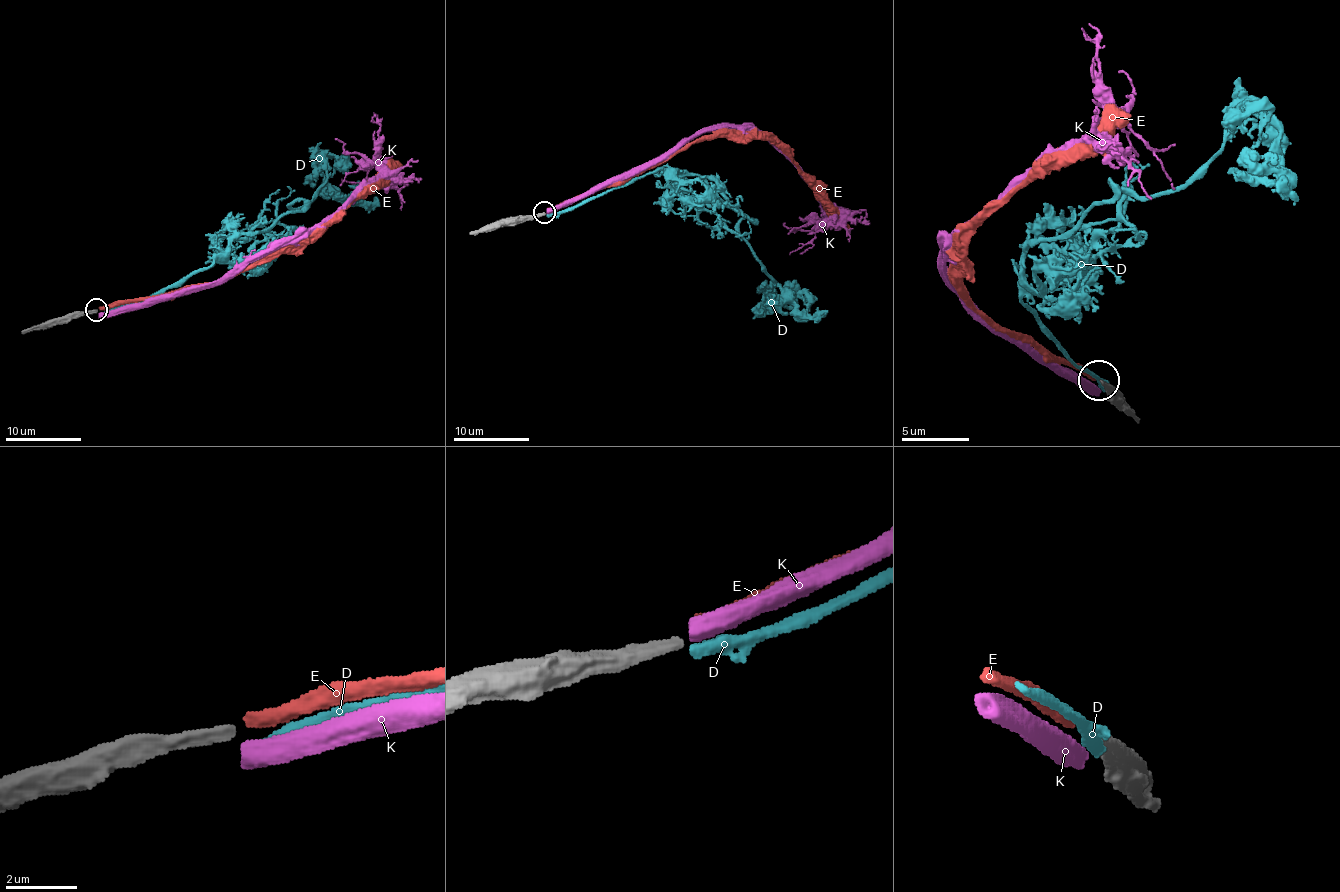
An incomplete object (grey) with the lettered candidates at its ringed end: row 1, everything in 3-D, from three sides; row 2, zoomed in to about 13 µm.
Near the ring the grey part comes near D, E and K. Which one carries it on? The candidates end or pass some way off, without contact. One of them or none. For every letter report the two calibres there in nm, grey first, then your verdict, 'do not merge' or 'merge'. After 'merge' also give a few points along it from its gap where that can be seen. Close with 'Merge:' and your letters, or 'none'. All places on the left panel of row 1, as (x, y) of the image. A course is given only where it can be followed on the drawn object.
D: 320 nm thick on the grey side, 360 nm on the other; do not merge
E: 320 nm thick on the grey side, 320 nm on the other; merge; it runs (100, 309), (222, 283), (279, 253), (305, 247), (399, 162)
K: 320 nm thick on the grey side, 600 nm on the other; do not merge
Merge: E

